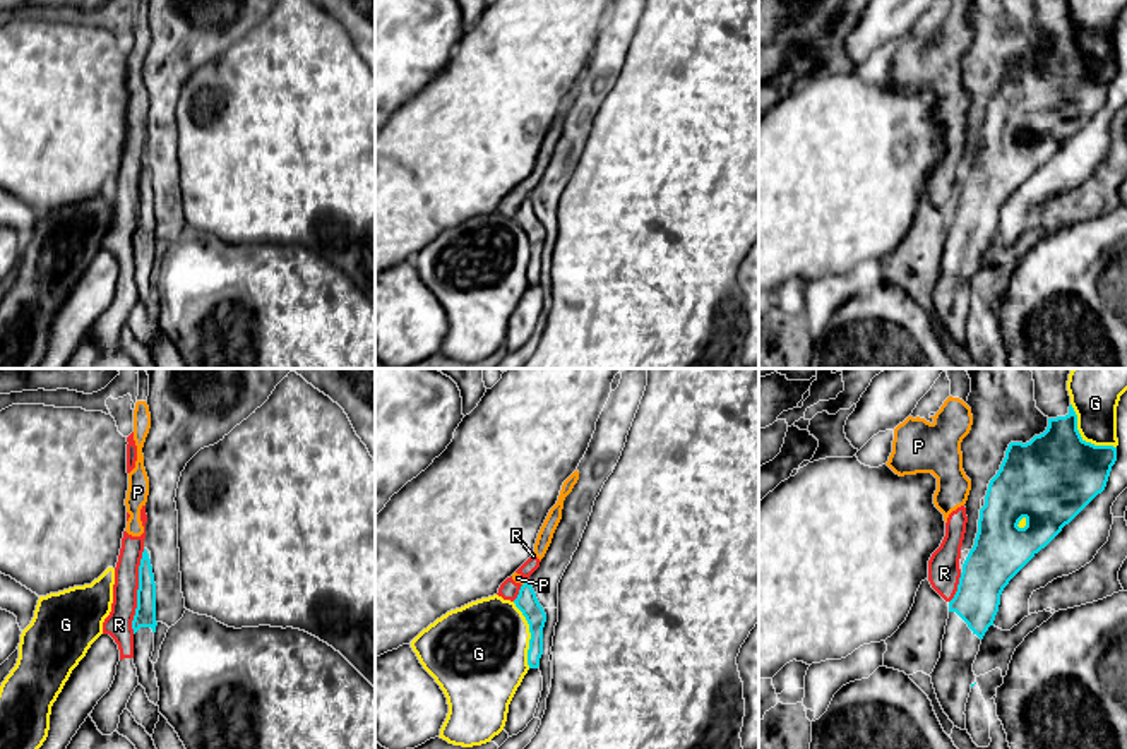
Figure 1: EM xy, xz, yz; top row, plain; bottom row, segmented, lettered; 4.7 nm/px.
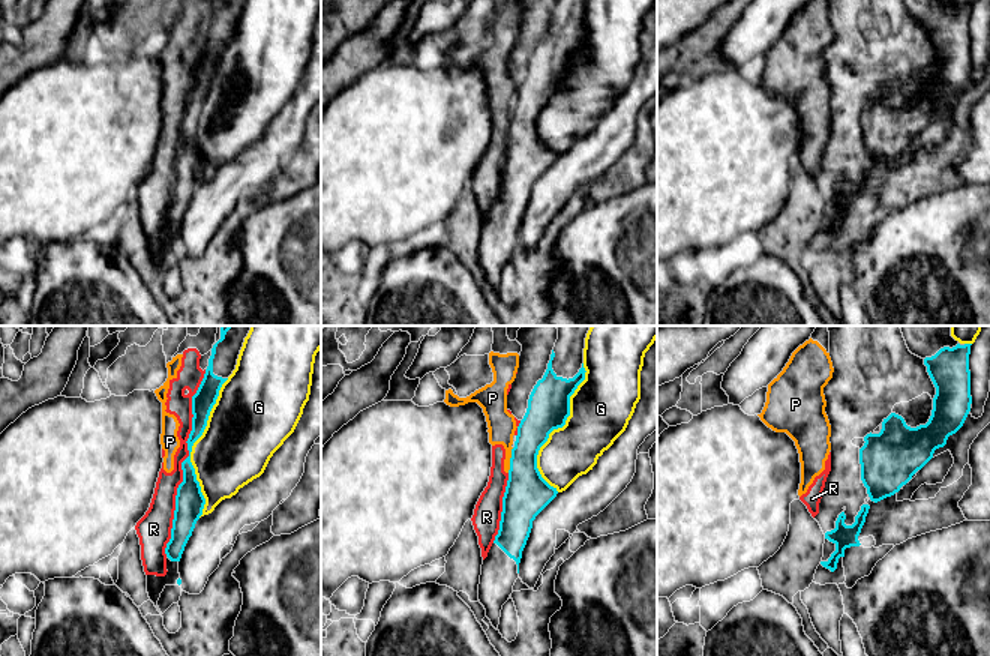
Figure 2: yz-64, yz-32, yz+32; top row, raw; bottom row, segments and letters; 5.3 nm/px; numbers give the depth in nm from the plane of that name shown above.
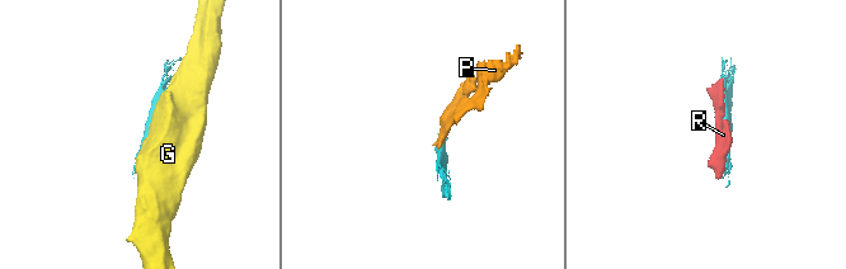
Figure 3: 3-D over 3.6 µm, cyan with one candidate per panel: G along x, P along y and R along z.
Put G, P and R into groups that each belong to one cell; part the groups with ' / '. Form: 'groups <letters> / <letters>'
groups G / P R

